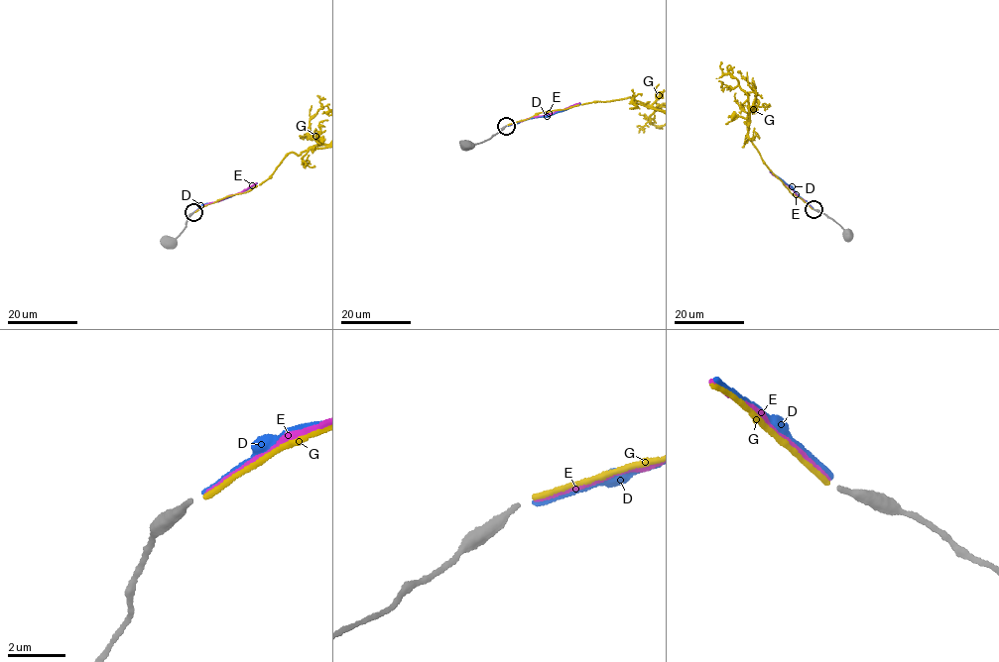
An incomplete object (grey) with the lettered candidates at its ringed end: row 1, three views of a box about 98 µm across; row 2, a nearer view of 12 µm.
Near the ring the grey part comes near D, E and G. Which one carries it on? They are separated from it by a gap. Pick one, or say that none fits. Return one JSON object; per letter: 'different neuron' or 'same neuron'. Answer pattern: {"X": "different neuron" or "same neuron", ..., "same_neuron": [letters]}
{"D": "different neuron", "E": "same neuron", "G": "different neuron", "same_neuron": ["E"]}

